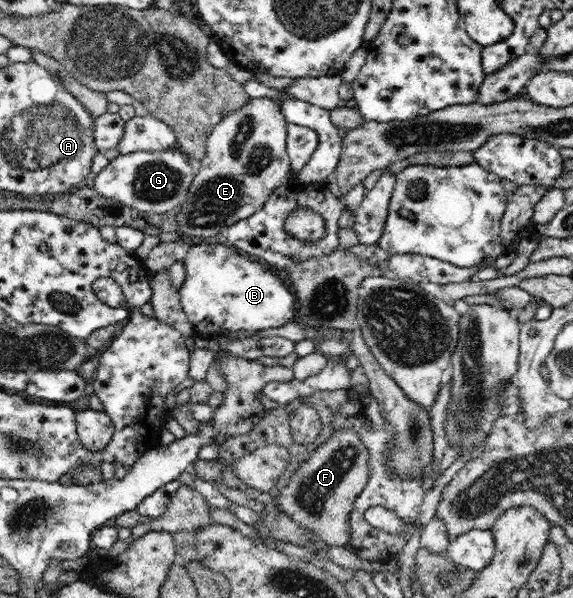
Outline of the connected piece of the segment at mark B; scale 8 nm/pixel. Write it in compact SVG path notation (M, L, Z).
M222 239L192 243L183 262L186 276L177 292L195 333L219 338L228 332L256 332L295 321L297 299L284 280L259 260L248 259Z

